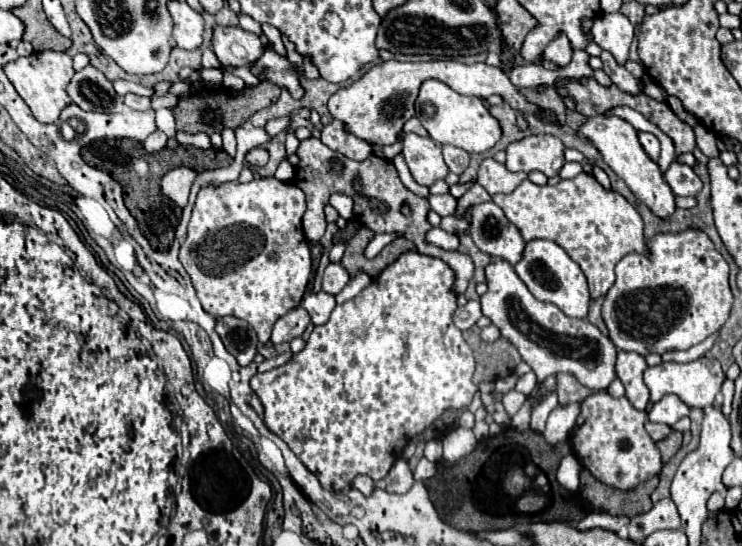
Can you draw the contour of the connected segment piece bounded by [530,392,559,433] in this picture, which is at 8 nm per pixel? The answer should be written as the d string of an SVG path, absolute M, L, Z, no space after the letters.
M551 392L536 408L531 415L530 427L532 430L542 433L546 426L547 418L552 410L559 405L556 392Z

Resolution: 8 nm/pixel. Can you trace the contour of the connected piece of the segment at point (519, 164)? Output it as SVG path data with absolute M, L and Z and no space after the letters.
M528 136L506 148L506 168L512 172L540 170L548 178L556 176L564 166L564 144L556 136Z

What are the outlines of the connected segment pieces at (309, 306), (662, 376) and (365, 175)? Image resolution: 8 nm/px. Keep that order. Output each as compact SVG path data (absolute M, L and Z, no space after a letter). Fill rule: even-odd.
M318 292L318 294L304 294L300 306L308 310L311 322L314 324L326 324L330 318L330 312L336 306L336 300L328 292Z
M698 358L690 364L678 364L678 362L662 362L660 366L652 366L644 372L644 384L650 390L650 400L658 402L666 394L676 394L688 408L700 408L712 406L716 400L716 394L720 392L722 384L726 380L726 374L722 372L722 366L716 358Z
M306 138L302 140L300 148L298 148L298 156L300 156L300 164L296 168L296 178L292 180L294 184L298 184L304 194L306 194L306 202L308 202L308 210L304 214L304 232L308 236L308 240L320 240L324 234L324 206L328 202L328 198L334 192L342 192L346 196L352 196L354 200L354 216L368 226L374 234L382 234L382 232L398 232L402 236L406 236L408 240L412 240L418 248L420 254L432 256L432 258L440 258L442 262L446 262L452 270L454 270L454 286L452 290L456 294L464 294L468 282L474 276L474 264L466 254L460 252L446 252L446 250L438 250L436 246L430 246L426 242L426 232L432 228L428 222L428 216L424 216L430 212L430 204L426 198L416 196L414 192L410 192L398 178L398 172L394 168L394 164L390 160L384 160L380 156L370 154L366 160L356 162L350 160L346 156L342 156L340 152L330 150L324 142L320 142L318 138ZM402 206L410 208L410 214L404 216L402 214Z

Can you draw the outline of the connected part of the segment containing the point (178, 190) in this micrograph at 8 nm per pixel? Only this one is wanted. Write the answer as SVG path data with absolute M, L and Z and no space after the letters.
M174 168L168 174L164 174L162 178L162 192L172 198L180 208L184 208L184 204L188 202L188 194L190 194L190 186L196 178L196 172L192 168Z

